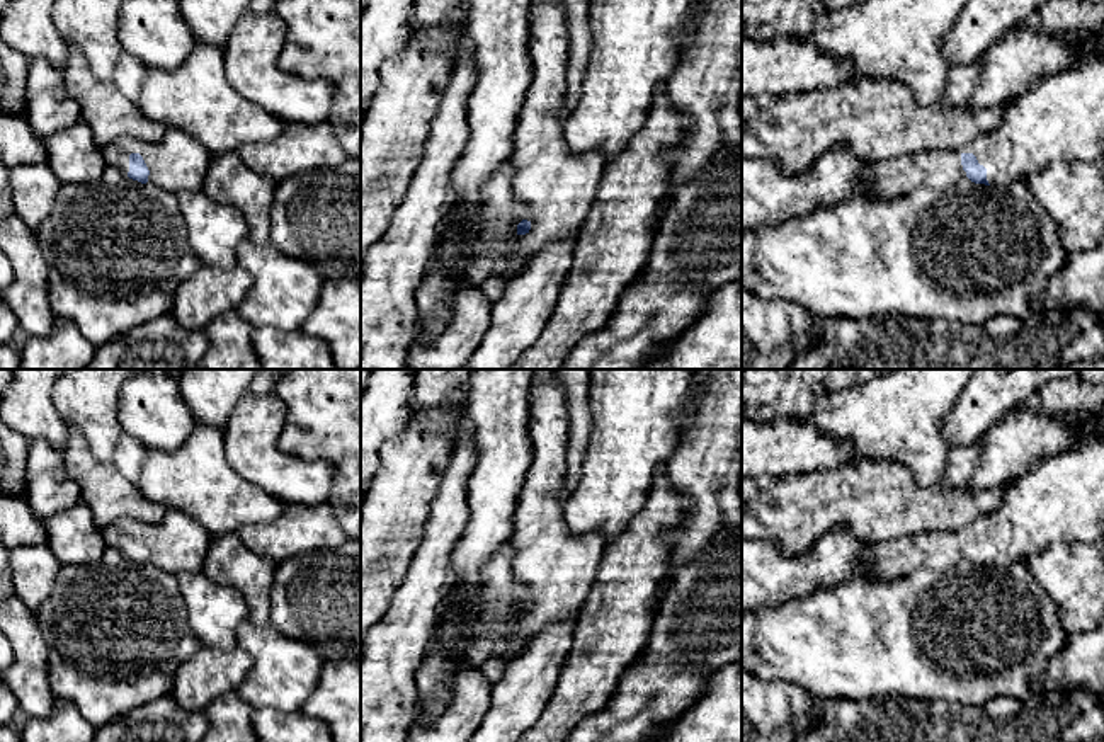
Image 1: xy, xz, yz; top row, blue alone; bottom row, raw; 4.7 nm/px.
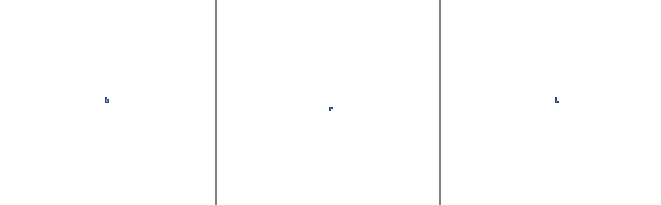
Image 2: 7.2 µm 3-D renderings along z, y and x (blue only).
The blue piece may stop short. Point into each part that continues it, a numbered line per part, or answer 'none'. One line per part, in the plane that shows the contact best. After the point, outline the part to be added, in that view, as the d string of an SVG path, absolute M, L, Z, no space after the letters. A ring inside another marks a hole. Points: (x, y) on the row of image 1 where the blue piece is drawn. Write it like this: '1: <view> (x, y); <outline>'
1: yz (1062, 118); M1104 54L1089 60L1080 68L1039 80L1027 94L1005 107L995 129L976 136L961 150L924 151L866 163L861 194L869 199L896 199L920 187L944 191L966 177L961 165L963 153L973 153L987 168L990 186L1026 182L1058 162L1101 158L1104 153Z

